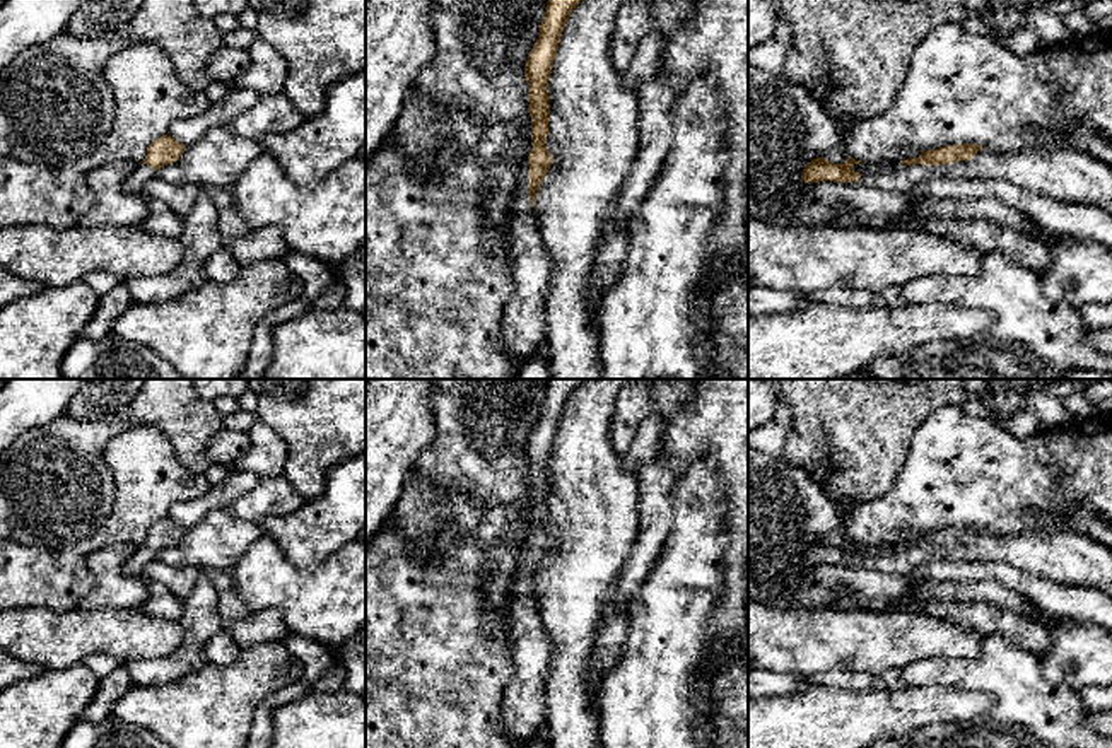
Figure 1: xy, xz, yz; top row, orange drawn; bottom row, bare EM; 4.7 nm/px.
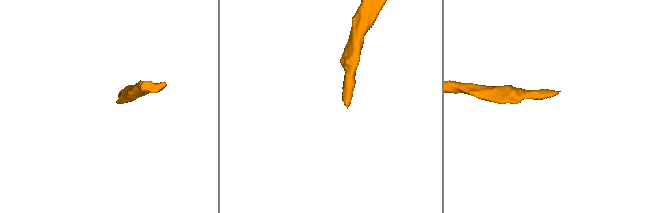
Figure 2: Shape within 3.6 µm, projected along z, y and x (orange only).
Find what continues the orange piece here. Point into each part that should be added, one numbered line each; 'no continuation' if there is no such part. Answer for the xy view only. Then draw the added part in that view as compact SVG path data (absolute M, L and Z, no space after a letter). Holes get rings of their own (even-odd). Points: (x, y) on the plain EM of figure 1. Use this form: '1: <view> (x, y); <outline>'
1: xy (142, 555); M137 545L132 557L123 564L126 576L142 576L145 565L155 558L155 553L143 545Z

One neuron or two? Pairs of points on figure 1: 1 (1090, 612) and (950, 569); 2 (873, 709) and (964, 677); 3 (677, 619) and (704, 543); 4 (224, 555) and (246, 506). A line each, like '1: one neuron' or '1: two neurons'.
1: one neuron
2: two neurons
3: one neuron
4: two neurons

